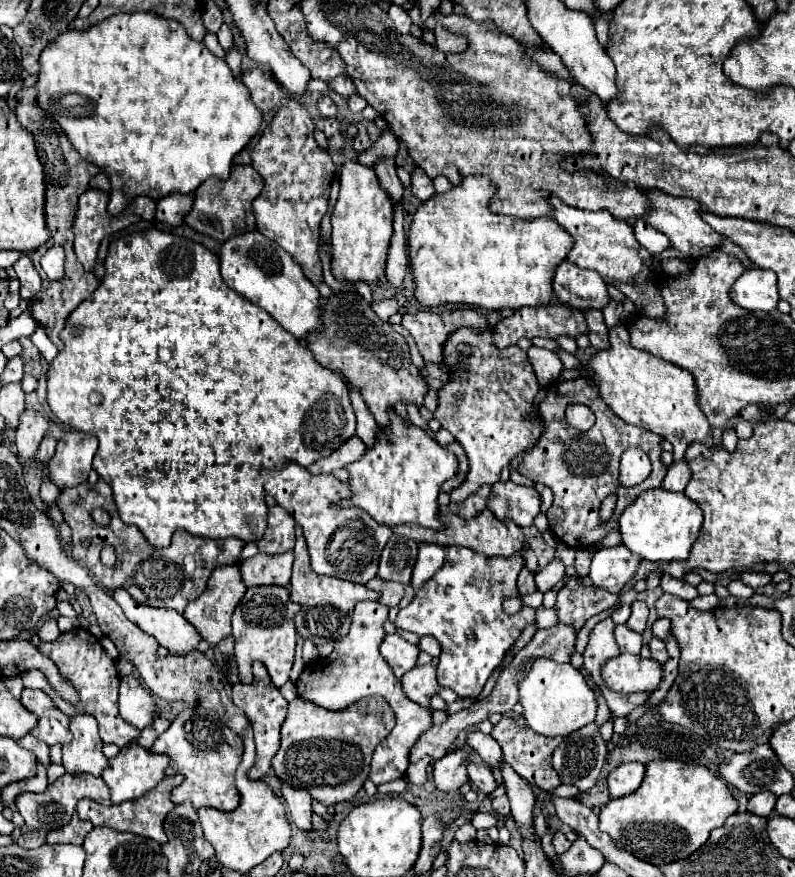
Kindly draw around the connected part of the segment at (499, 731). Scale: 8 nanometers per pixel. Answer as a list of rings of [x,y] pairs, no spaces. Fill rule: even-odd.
[[[514,711],[504,713],[502,719],[494,725],[490,735],[502,747],[506,763],[510,763],[520,777],[524,777],[526,781],[530,781],[532,785],[536,785],[536,787],[540,787],[544,791],[552,791],[554,787],[560,785],[560,779],[558,779],[556,771],[550,765],[550,759],[552,759],[552,751],[562,743],[562,737],[540,737],[538,733],[534,733],[526,725],[526,719],[522,715],[518,715],[518,713],[514,713]]]

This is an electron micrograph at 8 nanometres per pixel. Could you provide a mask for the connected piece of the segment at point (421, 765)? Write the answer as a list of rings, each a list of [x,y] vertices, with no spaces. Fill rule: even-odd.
[[[424,757],[420,759],[418,763],[412,763],[408,767],[408,777],[410,777],[410,783],[414,785],[422,785],[426,781],[426,767],[431,764],[431,759],[429,757]]]

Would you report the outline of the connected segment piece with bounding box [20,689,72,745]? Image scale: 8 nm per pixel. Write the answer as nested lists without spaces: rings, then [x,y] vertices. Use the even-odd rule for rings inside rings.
[[[24,689],[22,705],[38,717],[36,729],[30,731],[36,739],[46,745],[66,745],[72,741],[72,733],[68,729],[70,719],[52,703],[52,699],[40,689]]]

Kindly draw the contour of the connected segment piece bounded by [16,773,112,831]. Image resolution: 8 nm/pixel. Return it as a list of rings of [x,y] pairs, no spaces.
[[[62,775],[60,779],[56,779],[54,783],[48,785],[48,789],[44,793],[20,793],[16,797],[16,809],[20,811],[20,815],[24,817],[24,823],[28,829],[42,829],[42,831],[54,831],[54,829],[60,829],[64,827],[74,809],[76,809],[76,803],[80,799],[94,799],[102,805],[112,805],[110,801],[110,791],[108,787],[104,785],[104,779],[102,777],[94,777],[94,775]]]

